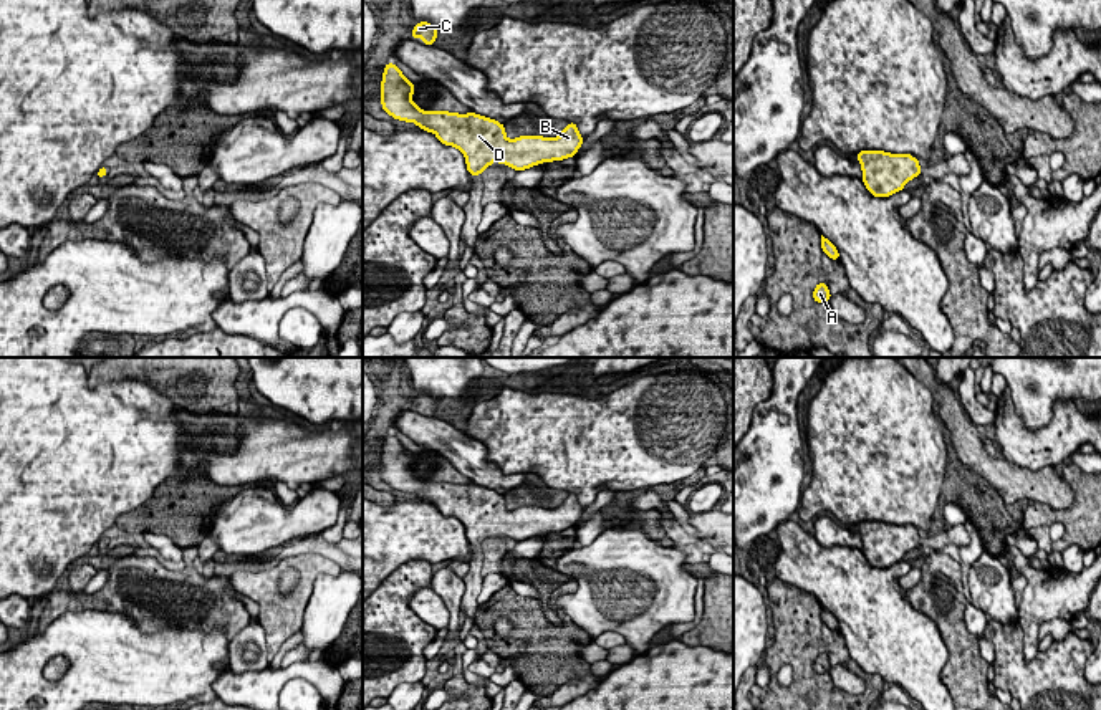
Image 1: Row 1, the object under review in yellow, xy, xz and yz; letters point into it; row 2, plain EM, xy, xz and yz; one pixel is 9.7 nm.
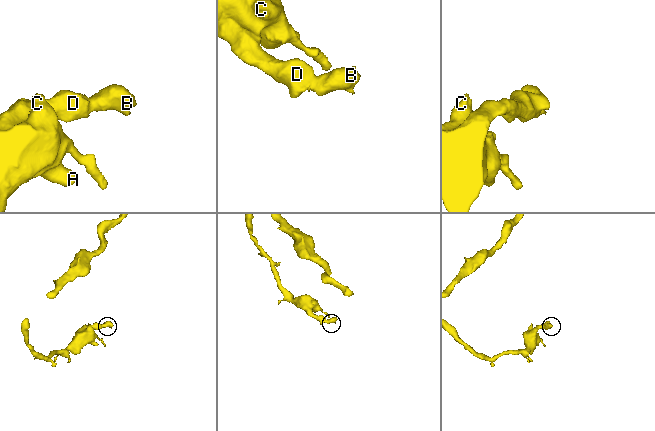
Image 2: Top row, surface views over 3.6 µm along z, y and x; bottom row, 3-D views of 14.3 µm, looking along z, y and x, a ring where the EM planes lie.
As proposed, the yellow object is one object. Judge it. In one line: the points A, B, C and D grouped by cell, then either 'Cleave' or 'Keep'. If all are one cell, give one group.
Groups: A B C D. Keep

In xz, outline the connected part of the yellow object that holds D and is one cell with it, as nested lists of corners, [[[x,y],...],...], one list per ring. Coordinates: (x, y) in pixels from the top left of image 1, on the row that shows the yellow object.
[[[391,61],[384,66],[381,81],[382,109],[394,119],[414,122],[422,131],[434,132],[445,146],[457,147],[465,156],[470,175],[482,174],[493,162],[515,170],[525,170],[541,162],[573,157],[583,144],[575,122],[558,137],[520,136],[508,139],[505,126],[475,113],[422,111],[412,103],[414,84]]]

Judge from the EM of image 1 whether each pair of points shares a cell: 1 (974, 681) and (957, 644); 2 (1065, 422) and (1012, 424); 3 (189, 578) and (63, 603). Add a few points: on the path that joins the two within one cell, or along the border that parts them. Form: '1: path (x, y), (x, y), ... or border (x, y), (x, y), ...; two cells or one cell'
1: path (966, 672), (964, 652); one cell
2: path (1052, 436), (1025, 437); one cell
3: path (158, 593), (121, 593), (95, 601); one cell

